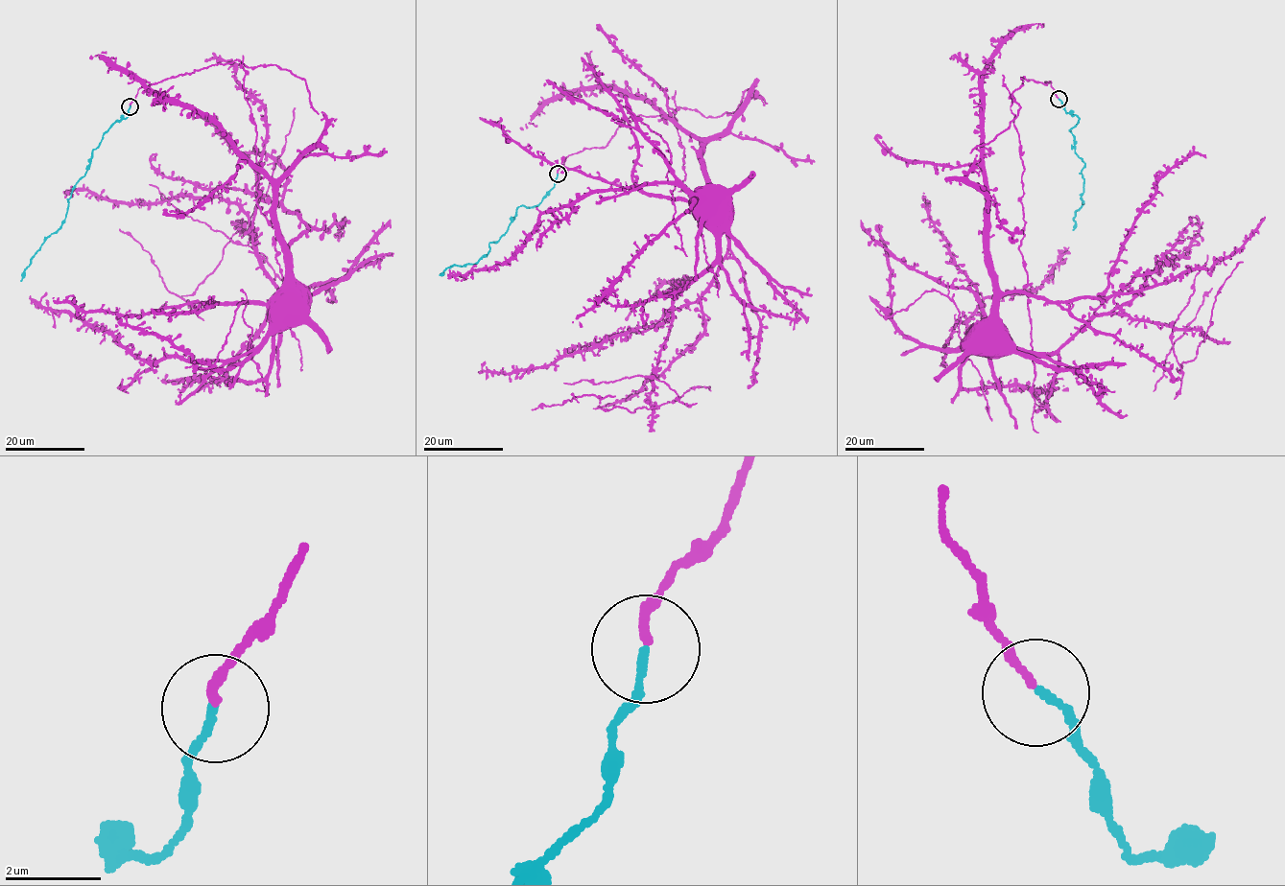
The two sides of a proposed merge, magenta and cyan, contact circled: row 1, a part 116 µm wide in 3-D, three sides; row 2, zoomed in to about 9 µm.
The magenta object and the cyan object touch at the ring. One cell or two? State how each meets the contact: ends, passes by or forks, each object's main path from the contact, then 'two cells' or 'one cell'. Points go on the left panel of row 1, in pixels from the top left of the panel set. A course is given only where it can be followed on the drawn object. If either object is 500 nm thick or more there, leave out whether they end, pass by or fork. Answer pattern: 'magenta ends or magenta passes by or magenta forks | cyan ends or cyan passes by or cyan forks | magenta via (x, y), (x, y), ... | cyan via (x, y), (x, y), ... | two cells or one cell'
magenta ends | cyan ends | magenta via (130, 105), (141, 87), (237, 59), (303, 79), (326, 126), (278, 187), (284, 315) | cyan via (130, 106), (127, 117), (114, 123), (91, 154), (87, 172), (67, 199), (65, 219), (35, 254), (20, 280) | one cell

